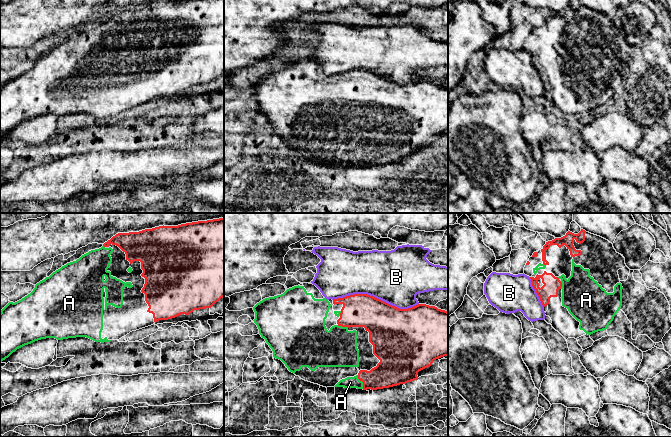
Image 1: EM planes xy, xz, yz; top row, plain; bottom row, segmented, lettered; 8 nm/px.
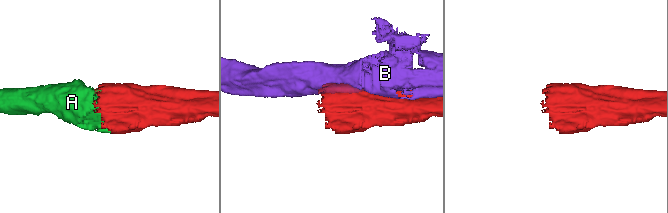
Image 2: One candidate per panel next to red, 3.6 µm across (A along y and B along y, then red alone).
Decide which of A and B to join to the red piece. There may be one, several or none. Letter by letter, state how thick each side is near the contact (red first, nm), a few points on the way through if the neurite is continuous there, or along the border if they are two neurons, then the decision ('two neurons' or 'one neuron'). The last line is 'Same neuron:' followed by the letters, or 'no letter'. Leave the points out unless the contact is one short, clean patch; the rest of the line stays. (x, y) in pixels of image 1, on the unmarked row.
A: 240 nm thick on the red side, 100 nm on the other; one neuron
B: 320 nm thick on the red side, 440 nm on the other; two neurons
Same neuron: A

